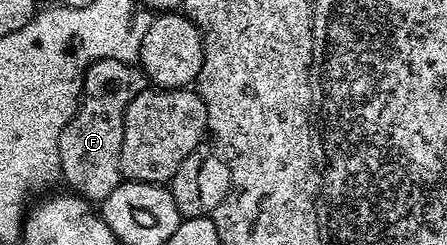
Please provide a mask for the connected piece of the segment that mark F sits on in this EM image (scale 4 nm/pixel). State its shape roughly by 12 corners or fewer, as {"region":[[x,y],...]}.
{"region":[[136,63],[88,66],[58,137],[67,190],[99,205],[122,182]]}

